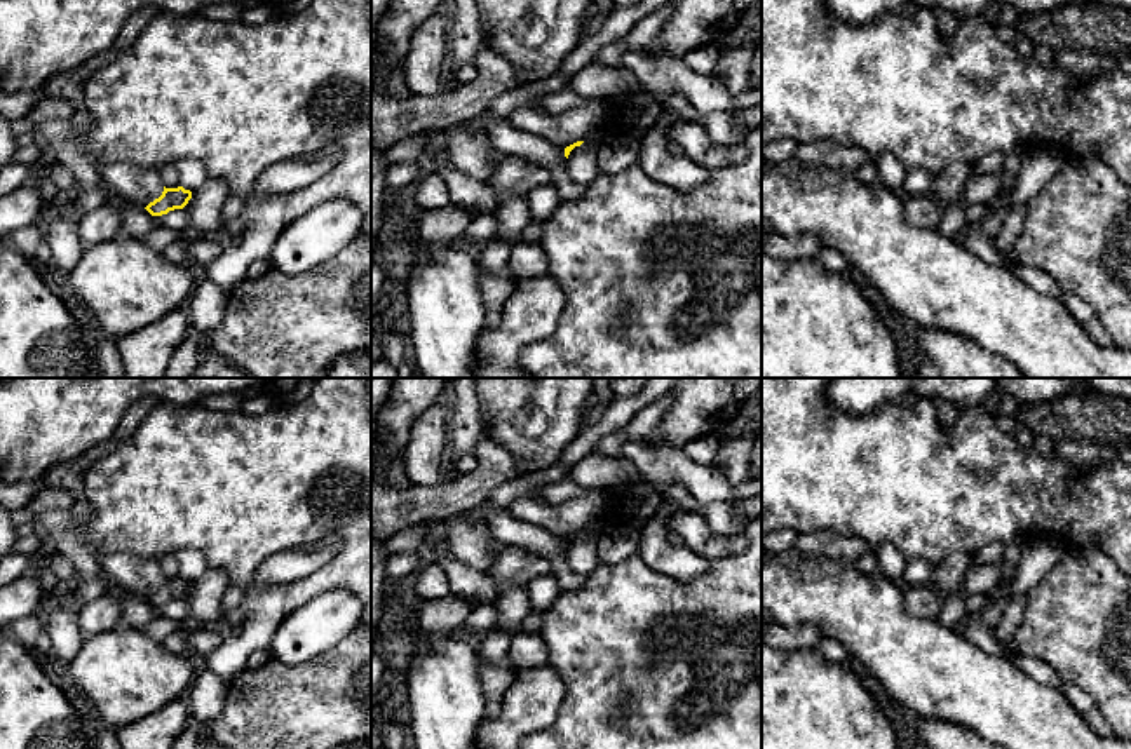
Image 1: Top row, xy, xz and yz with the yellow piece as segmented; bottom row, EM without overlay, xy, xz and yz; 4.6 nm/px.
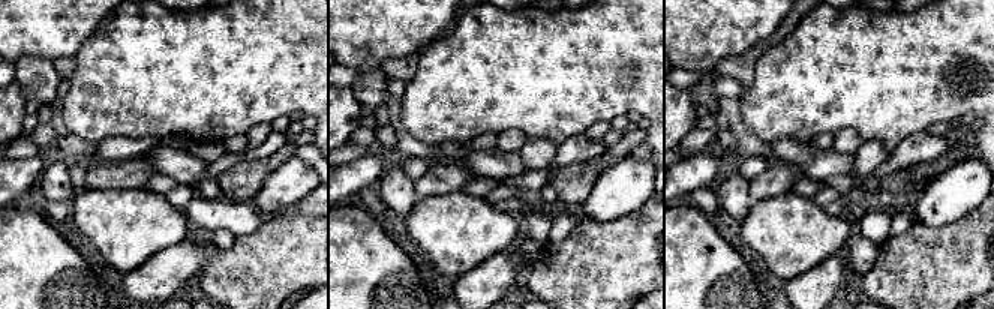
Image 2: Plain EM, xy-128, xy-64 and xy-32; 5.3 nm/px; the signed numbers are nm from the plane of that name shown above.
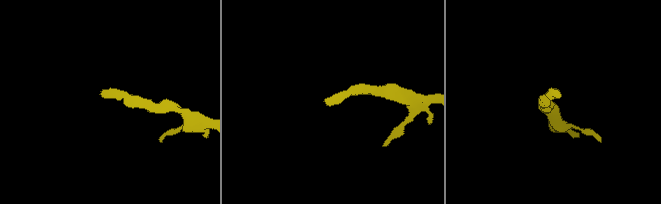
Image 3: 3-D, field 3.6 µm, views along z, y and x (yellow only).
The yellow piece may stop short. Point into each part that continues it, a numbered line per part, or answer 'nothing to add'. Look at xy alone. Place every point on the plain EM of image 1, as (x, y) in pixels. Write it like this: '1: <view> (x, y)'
1: xy (129, 573)

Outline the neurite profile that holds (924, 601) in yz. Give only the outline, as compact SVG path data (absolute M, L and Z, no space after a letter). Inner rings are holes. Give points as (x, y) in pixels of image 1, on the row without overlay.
M932 582L903 589L903 603L906 610L924 620L938 618L943 597L945 596L934 587Z

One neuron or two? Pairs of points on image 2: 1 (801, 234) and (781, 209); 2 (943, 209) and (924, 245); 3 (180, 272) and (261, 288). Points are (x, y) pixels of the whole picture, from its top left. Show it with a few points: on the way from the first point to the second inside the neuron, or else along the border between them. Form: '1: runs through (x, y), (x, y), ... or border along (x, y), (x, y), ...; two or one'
1: runs through (795, 228), (786, 215); one
2: border along (967, 213), (940, 225), (924, 225), (915, 221); two
3: border along (212, 246), (206, 264), (195, 278); two

